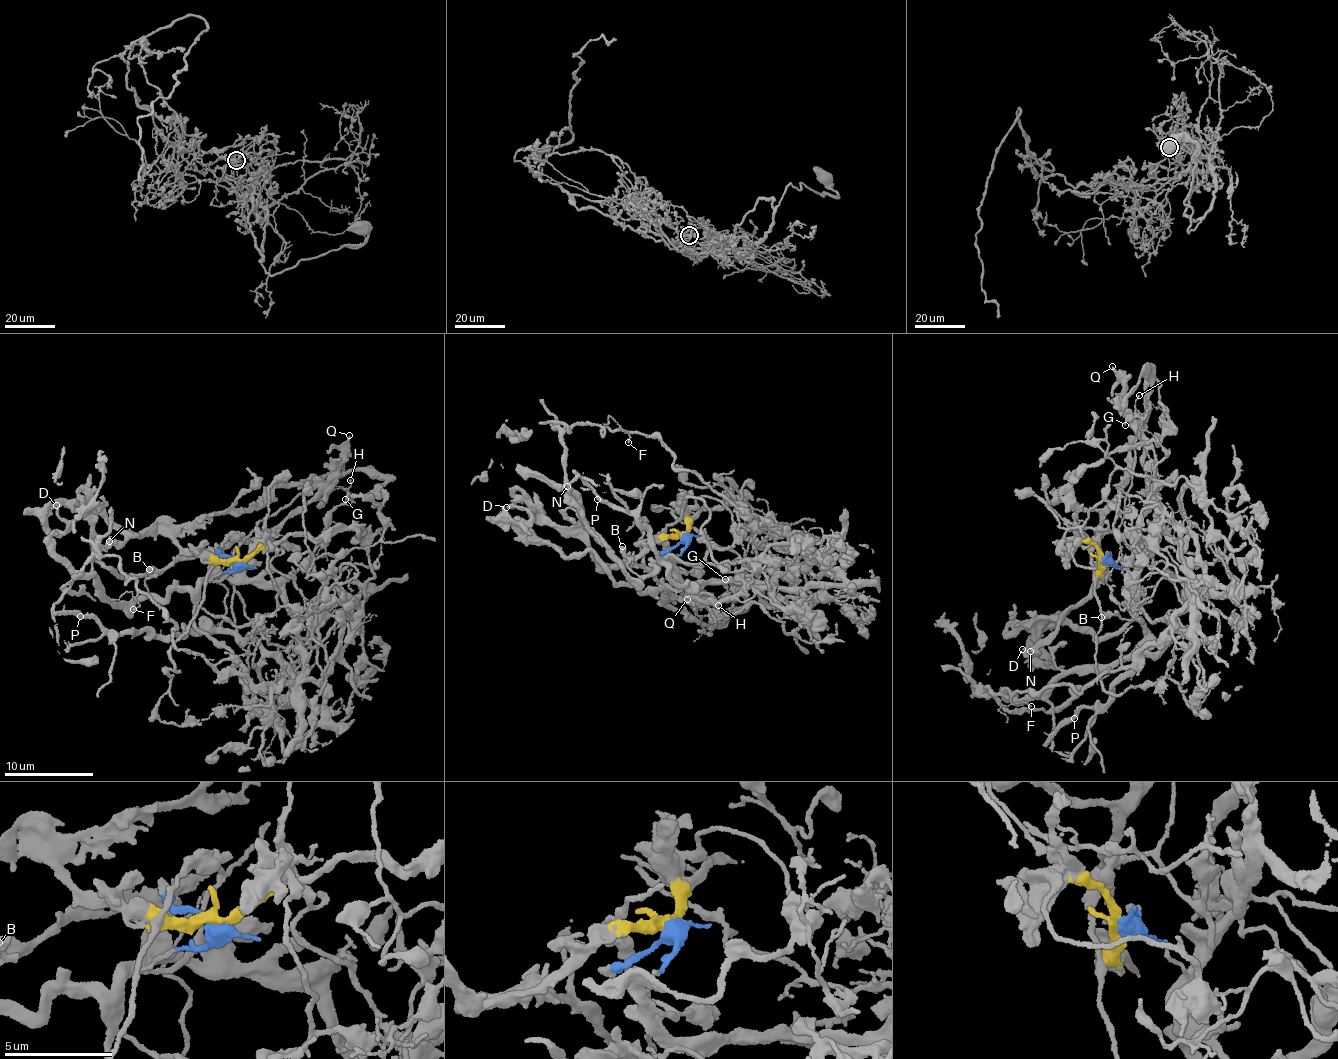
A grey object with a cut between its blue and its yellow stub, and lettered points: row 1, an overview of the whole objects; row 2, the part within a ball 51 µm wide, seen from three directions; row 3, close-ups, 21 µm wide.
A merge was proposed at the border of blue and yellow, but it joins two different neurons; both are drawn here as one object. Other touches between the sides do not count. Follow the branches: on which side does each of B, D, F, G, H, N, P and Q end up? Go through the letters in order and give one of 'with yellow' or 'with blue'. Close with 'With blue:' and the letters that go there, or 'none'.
B: with blue
D: with yellow
F: with blue
G: with blue
H: with blue
N: with yellow
P: with blue
Q: with yellow
With blue: B, F, G, H, P

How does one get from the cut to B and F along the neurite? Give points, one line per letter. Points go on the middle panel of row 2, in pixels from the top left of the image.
B: (683, 536), (687, 547), (676, 562), (668, 559), (644, 577), (626, 565), (628, 556), (621, 545)
F: (683, 536), (676, 562), (734, 564), (772, 545), (810, 543), (673, 467), (658, 438), (620, 426), (629, 443)

